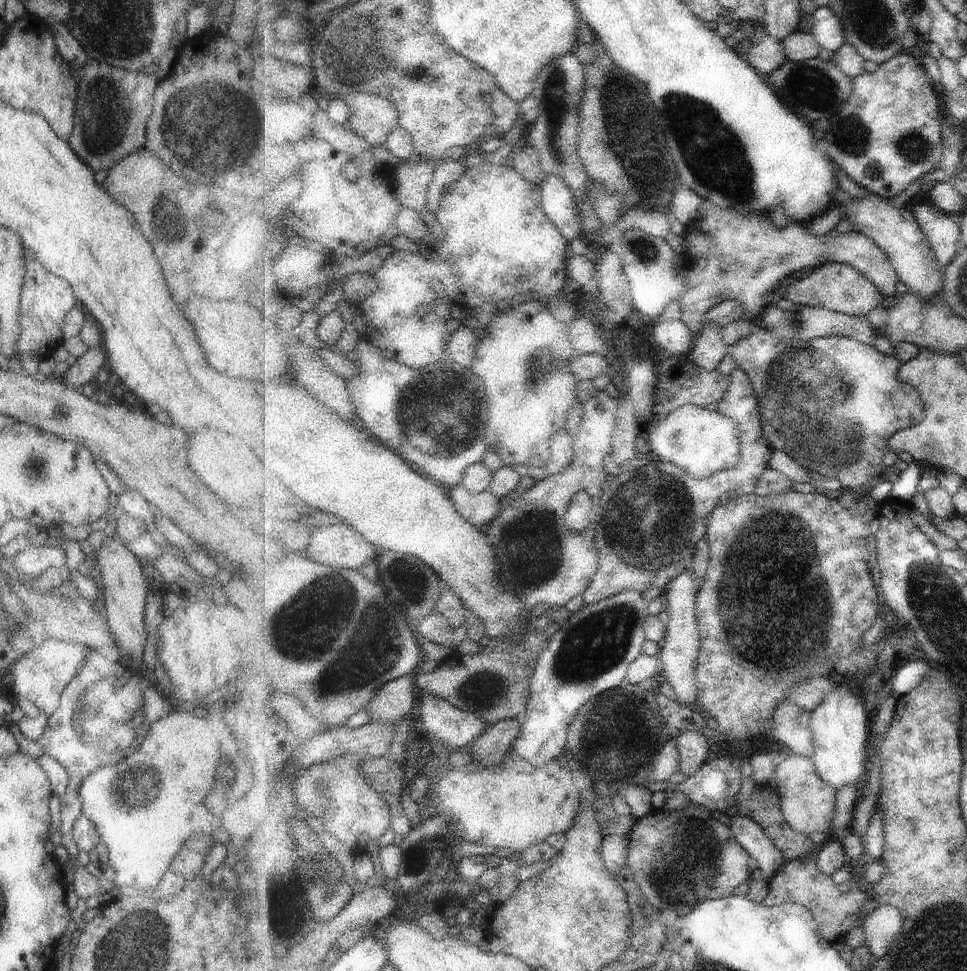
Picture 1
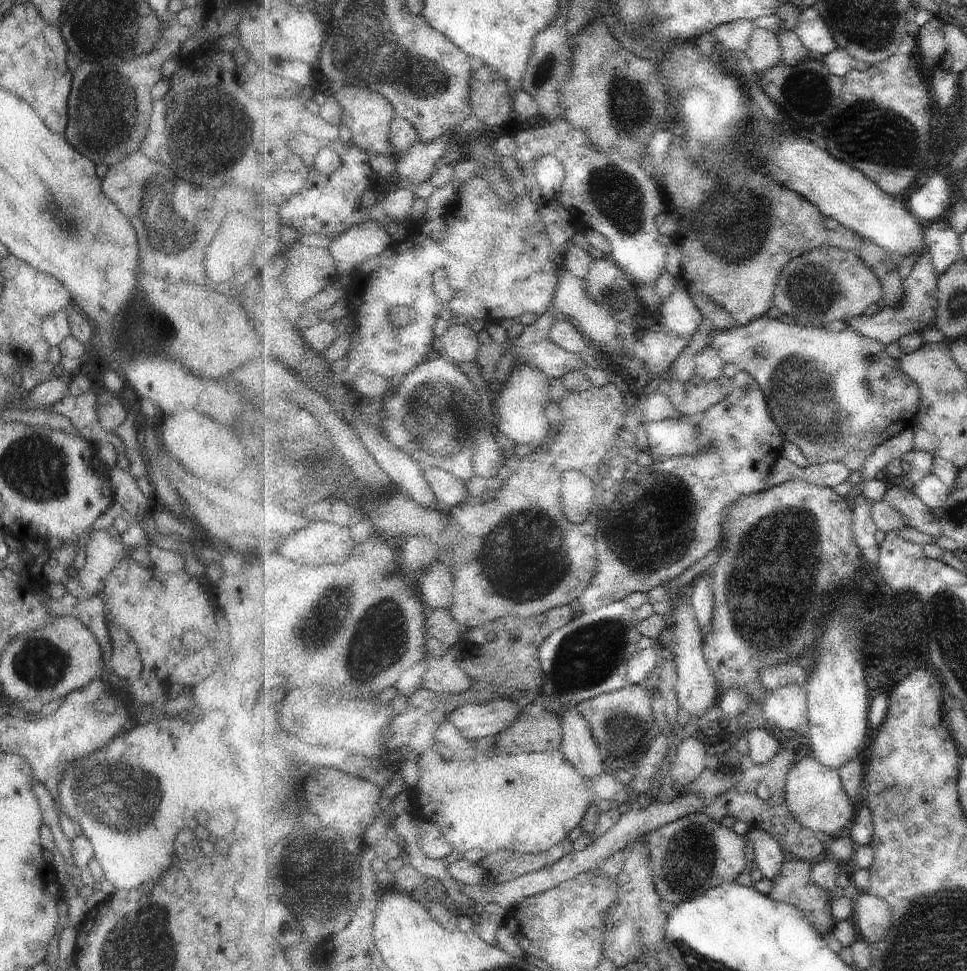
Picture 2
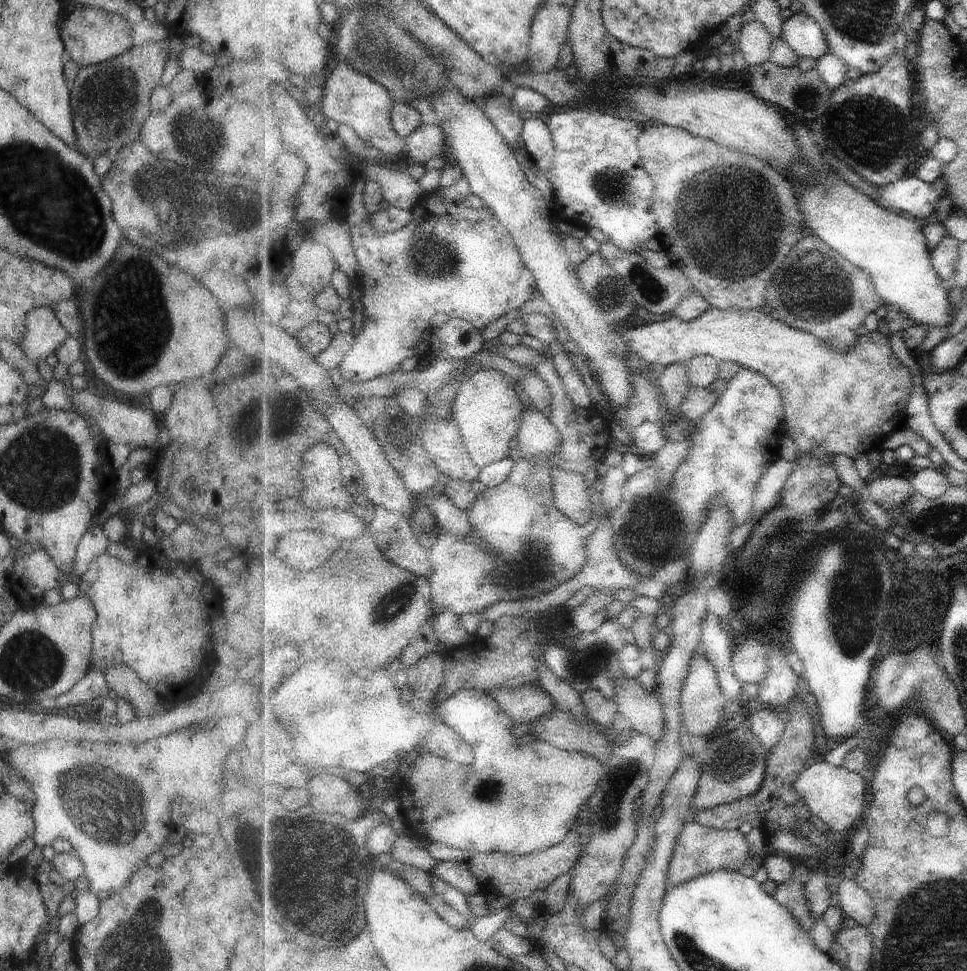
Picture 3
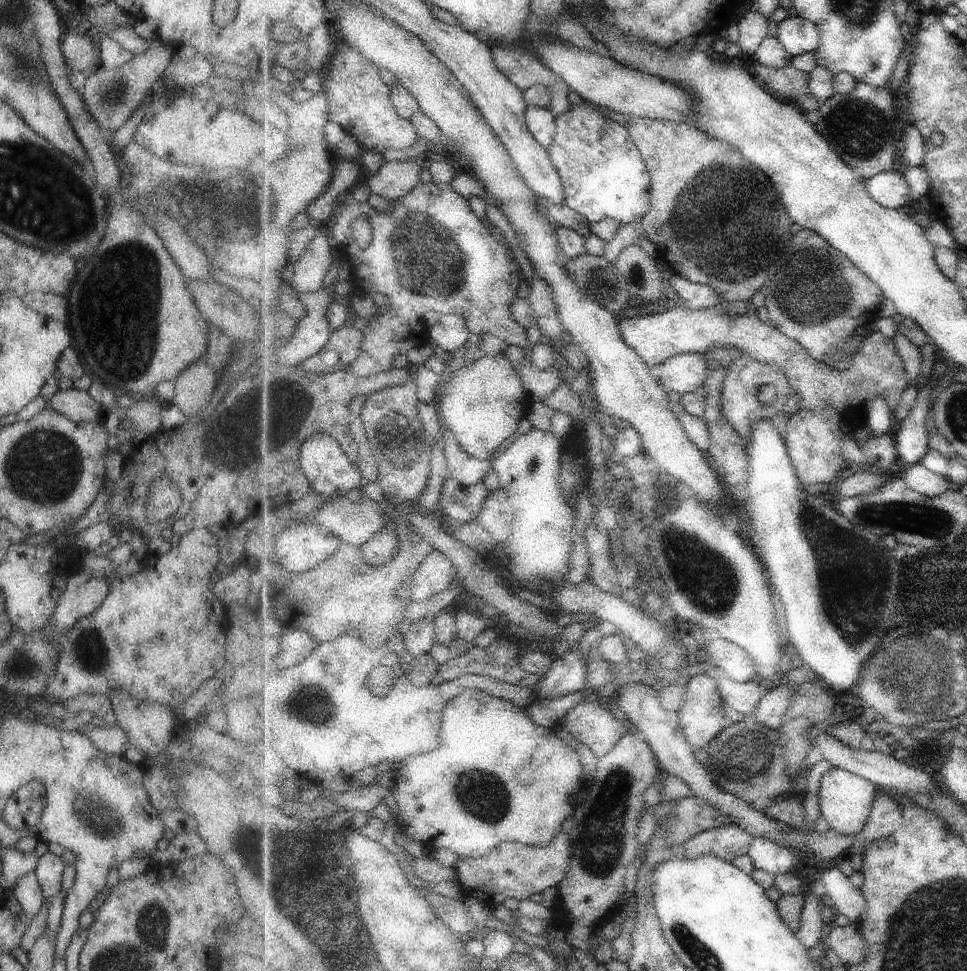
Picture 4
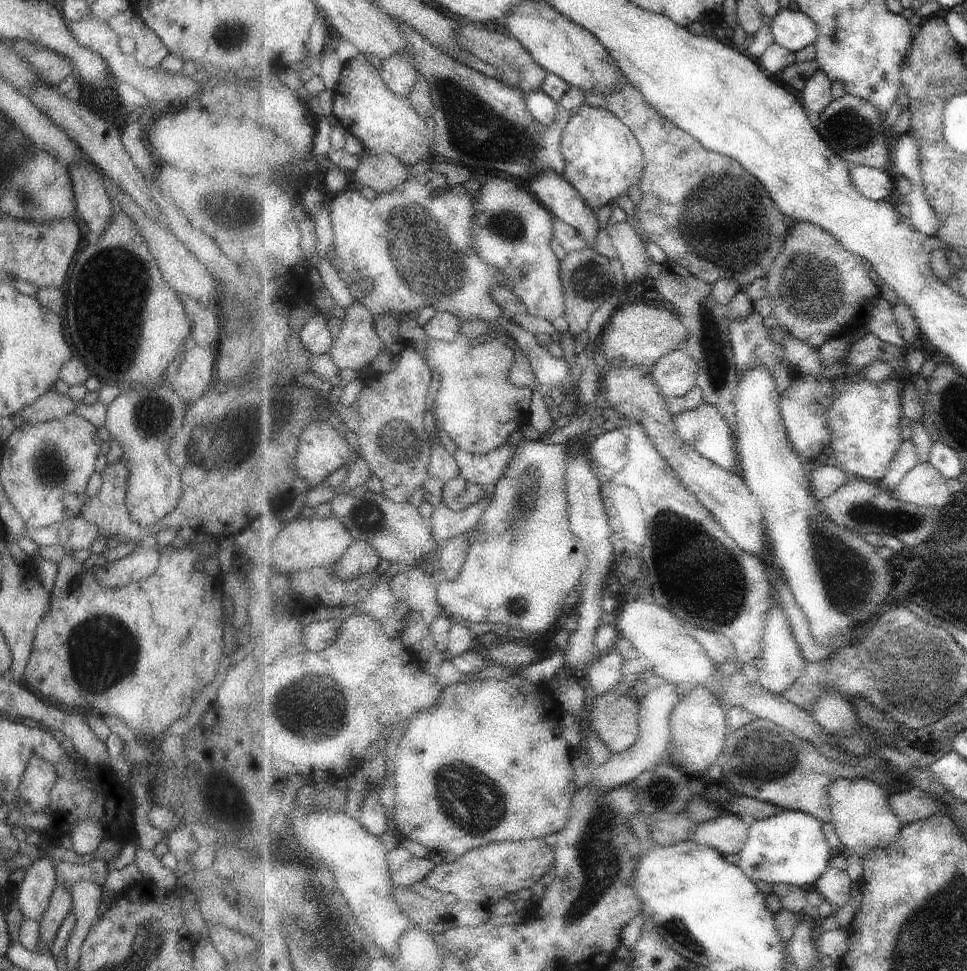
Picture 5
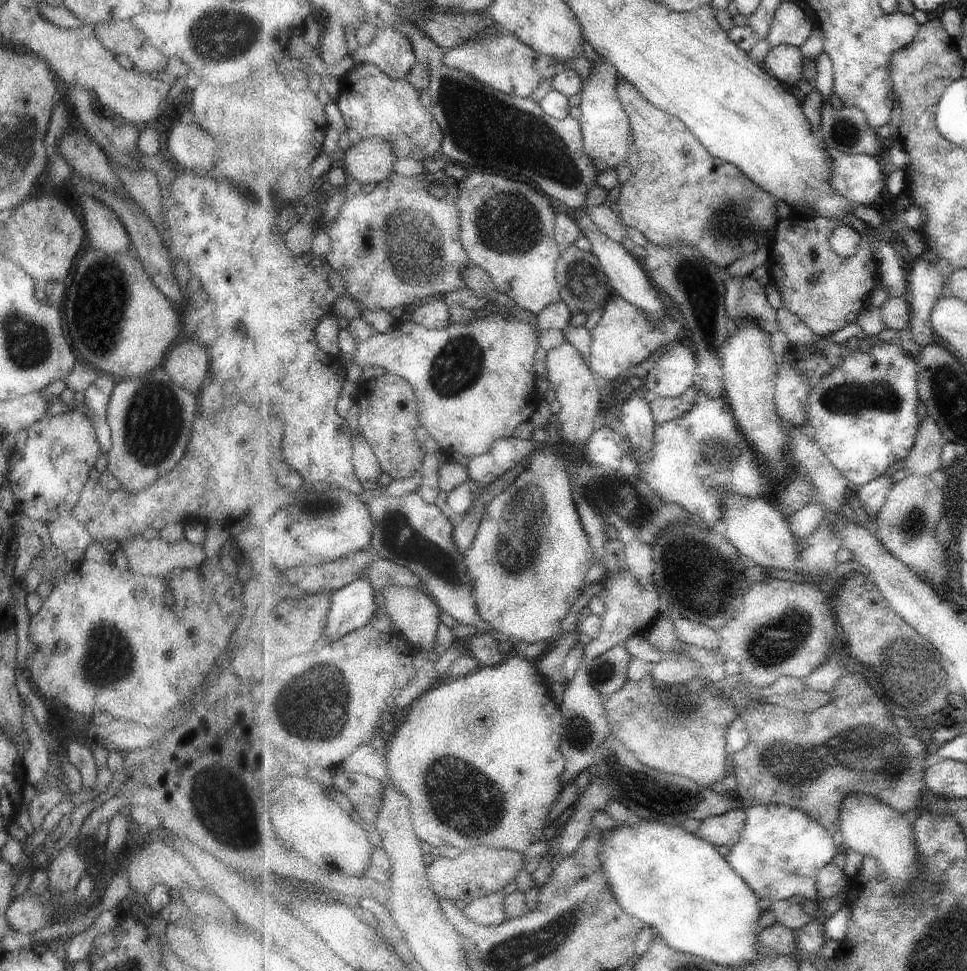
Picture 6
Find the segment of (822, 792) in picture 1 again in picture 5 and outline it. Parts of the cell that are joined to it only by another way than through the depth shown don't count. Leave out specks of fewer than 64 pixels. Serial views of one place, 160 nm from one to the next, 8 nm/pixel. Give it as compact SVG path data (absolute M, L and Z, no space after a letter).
M840 778L829 790L829 801L832 805L834 828L840 842L855 852L874 848L893 848L900 839L904 828L903 822L889 804L889 794L879 782L864 778L851 780Z

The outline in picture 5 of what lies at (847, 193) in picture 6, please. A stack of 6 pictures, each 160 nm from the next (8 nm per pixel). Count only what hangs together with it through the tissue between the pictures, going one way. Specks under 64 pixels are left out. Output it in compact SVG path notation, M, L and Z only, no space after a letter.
M852 164L851 177L853 185L862 196L875 201L887 200L897 190L897 175L885 169Z

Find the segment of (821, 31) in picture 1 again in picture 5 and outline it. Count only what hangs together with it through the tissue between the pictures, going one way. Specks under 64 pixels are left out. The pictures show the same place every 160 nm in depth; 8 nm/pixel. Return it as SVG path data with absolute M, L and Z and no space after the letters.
M792 5L781 9L770 27L774 42L795 53L814 44L819 37L813 18Z

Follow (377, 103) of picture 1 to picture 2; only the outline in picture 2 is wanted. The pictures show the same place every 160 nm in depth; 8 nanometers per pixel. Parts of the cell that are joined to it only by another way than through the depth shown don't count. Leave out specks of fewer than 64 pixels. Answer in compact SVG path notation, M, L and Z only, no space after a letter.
M357 85L341 86L341 90L337 90L335 98L341 102L341 106L345 110L342 113L341 126L350 129L352 133L351 142L370 154L396 156L391 135L395 110L387 98L383 98L381 94L375 94L371 90L363 90Z

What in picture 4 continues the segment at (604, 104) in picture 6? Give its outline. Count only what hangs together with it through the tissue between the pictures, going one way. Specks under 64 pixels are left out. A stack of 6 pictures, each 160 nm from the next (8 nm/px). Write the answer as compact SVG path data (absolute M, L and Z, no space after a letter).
M576 106L556 118L558 132L548 152L564 181L567 194L565 205L582 215L589 224L606 219L621 221L623 227L640 223L654 204L654 181L651 176L647 176L647 164L625 125L621 126L601 112L579 110Z

